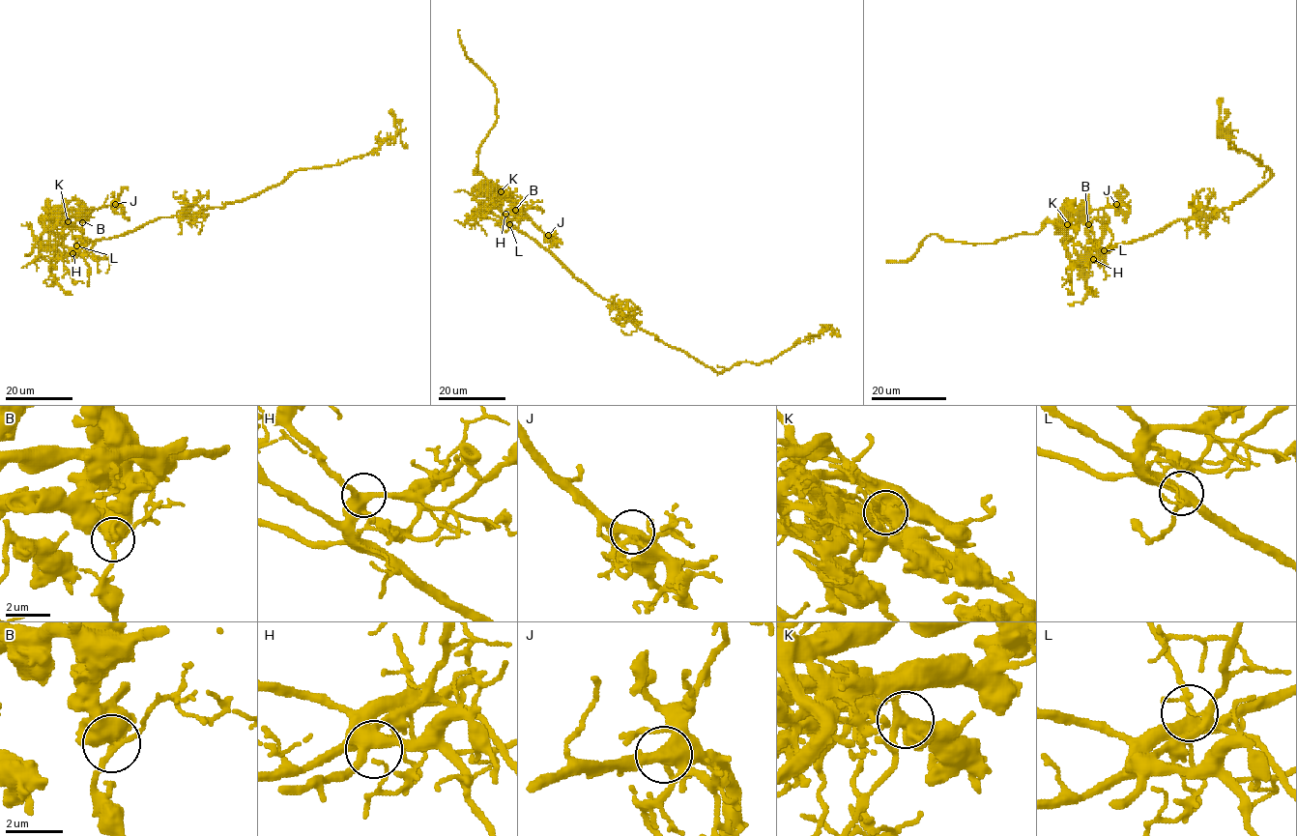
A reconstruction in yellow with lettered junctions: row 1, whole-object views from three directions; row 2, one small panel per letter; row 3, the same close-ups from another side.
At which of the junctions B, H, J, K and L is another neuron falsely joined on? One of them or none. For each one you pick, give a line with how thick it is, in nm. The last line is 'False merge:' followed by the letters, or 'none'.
B: calibre 480 nm
False merge: B

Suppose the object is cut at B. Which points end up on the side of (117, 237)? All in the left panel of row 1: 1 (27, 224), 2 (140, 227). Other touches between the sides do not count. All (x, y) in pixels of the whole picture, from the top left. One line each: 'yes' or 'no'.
1: yes
2: yes

